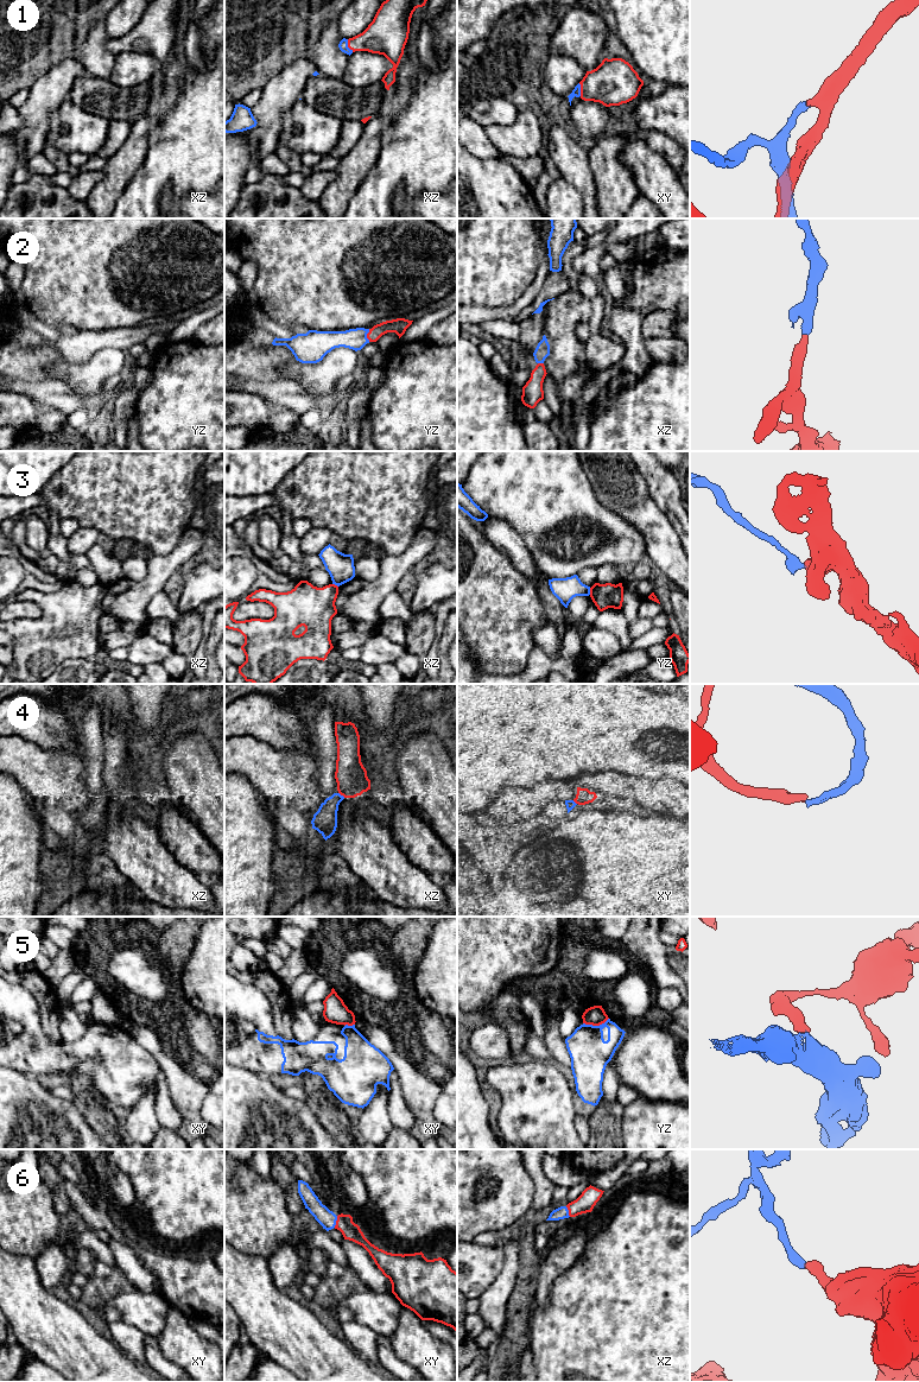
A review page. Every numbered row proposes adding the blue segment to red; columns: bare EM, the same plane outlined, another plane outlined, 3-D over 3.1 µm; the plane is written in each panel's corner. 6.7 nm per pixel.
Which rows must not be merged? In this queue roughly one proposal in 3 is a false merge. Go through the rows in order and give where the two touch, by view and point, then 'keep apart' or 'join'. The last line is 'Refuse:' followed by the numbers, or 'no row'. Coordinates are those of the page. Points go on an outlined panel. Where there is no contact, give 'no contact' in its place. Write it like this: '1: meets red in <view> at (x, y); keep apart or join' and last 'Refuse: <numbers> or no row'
1: meets red in xz at (348, 45); join
2: meets red in yz at (367, 335); join
3: meets red in yz at (590, 591); keep apart
4: meets red in xz at (342, 794); keep apart
5: meets red in yz at (595, 1025); keep apart
6: meets red in xy at (336, 1222); join
Refuse: 3, 4, 5

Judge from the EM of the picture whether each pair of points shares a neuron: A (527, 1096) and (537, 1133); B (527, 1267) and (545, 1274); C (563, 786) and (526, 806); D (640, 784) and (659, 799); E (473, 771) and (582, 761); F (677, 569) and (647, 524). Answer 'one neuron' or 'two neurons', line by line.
A: one neuron
B: two neurons
C: one neuron
D: one neuron
E: one neuron
F: one neuron

